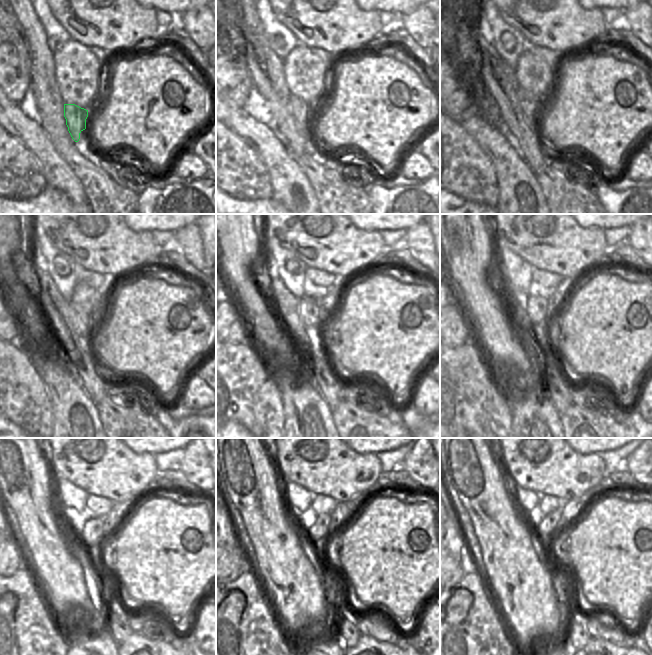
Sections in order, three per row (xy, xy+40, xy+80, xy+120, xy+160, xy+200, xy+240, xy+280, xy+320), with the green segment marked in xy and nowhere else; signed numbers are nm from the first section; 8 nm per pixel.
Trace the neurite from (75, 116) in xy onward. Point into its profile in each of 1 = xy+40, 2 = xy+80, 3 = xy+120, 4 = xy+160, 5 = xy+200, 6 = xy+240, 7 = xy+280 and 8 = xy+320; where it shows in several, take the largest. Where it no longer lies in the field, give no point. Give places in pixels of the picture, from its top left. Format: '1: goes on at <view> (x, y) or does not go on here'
1: goes on at xy+40 (300, 110)
2: goes on at xy+80 (524, 104)
3: goes on at xy+120 (74, 318)
4: goes on at xy+160 (309, 311)
5: goes on at xy+200 (536, 307)
6: goes on at xy+240 (92, 534)
7: goes on at xy+280 (318, 532)
8: goes on at xy+320 (549, 525)

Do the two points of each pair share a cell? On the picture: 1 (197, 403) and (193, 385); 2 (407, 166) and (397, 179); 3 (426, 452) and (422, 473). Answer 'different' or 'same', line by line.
1: same
2: different
3: same

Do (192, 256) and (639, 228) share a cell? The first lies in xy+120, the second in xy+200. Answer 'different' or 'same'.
same

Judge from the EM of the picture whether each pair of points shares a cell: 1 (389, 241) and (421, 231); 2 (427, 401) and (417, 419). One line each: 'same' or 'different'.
1: different
2: different

